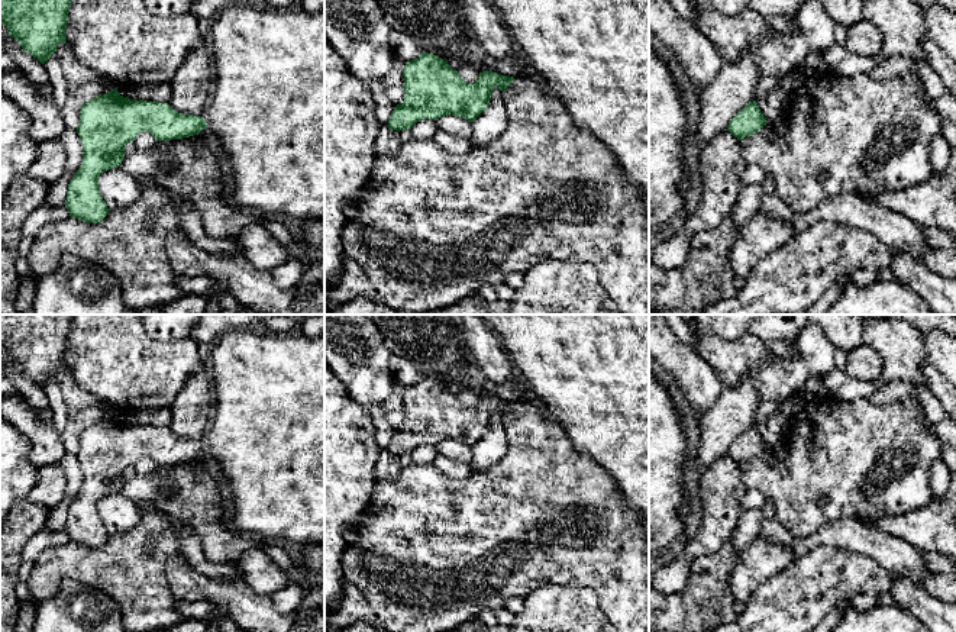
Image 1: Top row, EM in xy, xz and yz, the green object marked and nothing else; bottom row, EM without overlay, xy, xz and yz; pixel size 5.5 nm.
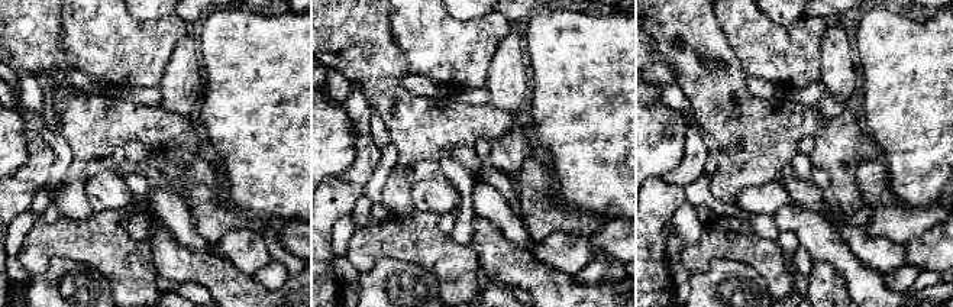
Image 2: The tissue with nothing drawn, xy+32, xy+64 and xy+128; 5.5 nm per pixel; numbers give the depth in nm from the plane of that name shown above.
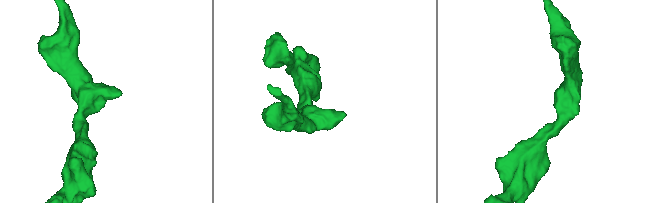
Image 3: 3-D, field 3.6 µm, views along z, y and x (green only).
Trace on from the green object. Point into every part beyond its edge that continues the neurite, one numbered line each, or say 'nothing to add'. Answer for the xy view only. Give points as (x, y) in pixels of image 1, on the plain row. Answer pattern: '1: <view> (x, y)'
nothing to add

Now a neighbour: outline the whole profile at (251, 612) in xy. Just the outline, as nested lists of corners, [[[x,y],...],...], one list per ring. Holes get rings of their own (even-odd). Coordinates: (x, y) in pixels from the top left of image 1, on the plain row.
[[[175,555],[165,567],[167,581],[178,600],[209,602],[220,606],[238,628],[246,632],[324,632],[324,578],[303,593],[300,603],[290,612],[281,613],[271,596],[258,594],[245,583],[209,578],[191,568],[184,557]]]

